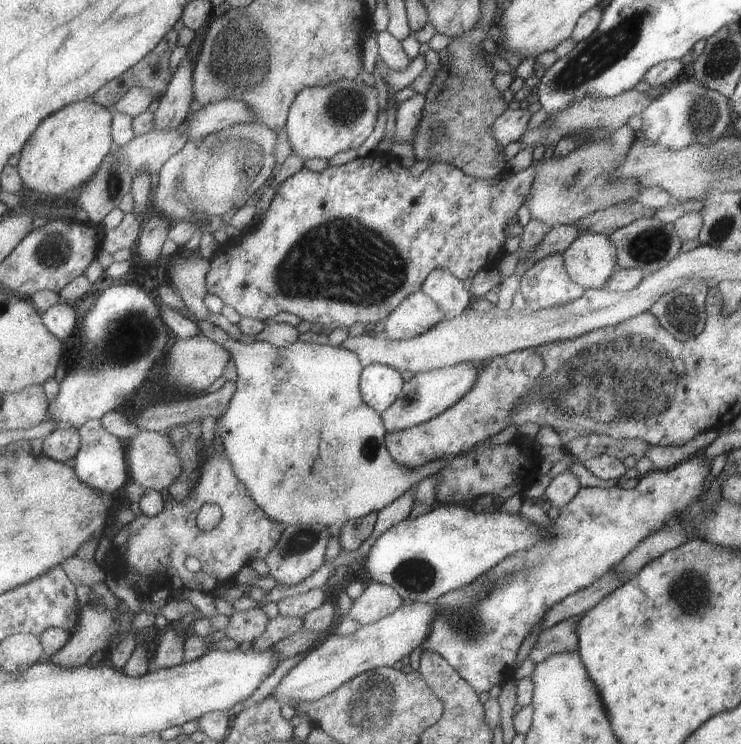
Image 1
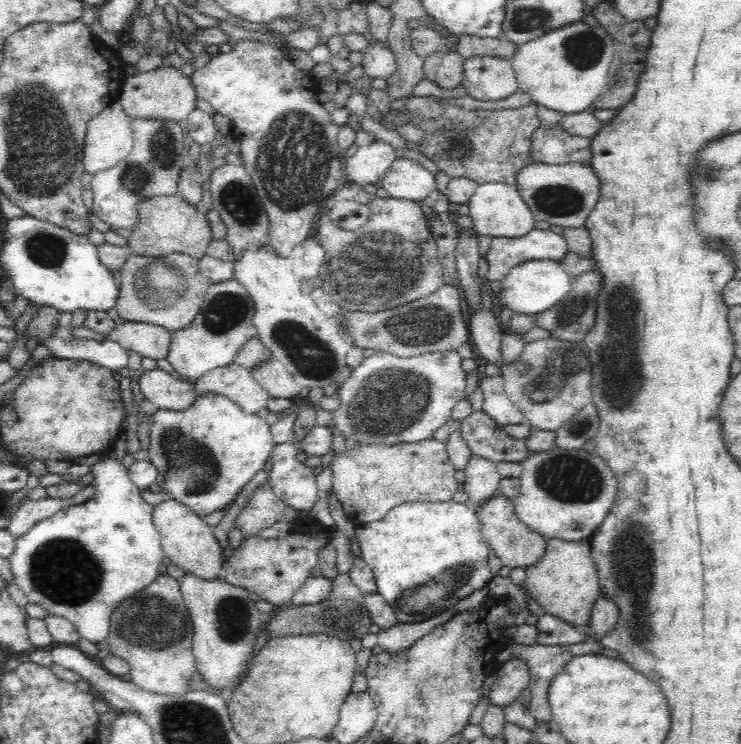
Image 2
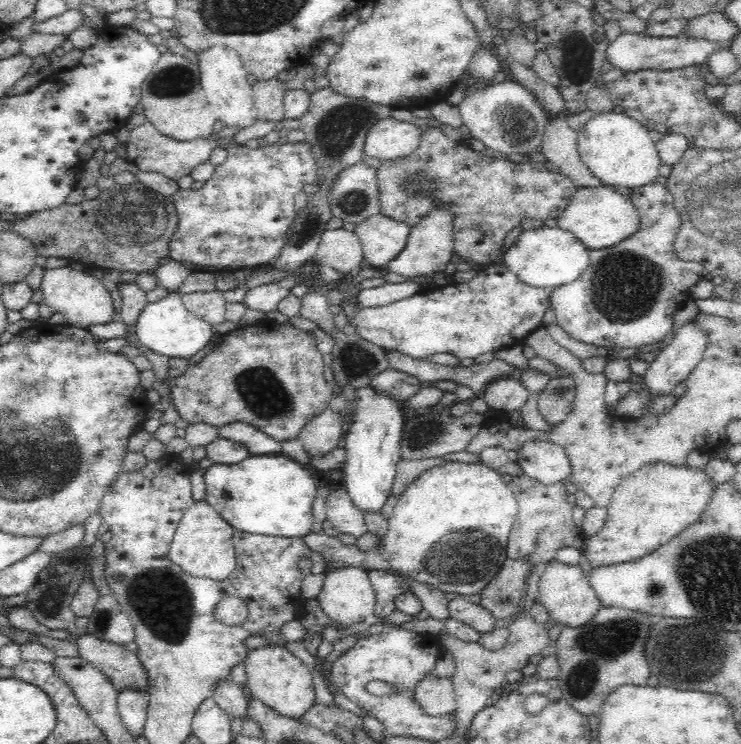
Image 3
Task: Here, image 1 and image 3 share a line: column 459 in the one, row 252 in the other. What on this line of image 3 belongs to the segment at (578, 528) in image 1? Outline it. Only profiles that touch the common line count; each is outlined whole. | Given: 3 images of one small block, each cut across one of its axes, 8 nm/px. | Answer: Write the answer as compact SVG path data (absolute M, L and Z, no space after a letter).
M650 183L631 190L631 201L640 215L640 228L632 236L617 245L589 250L589 265L572 282L550 290L550 304L555 311L556 322L570 338L596 347L612 348L614 344L622 349L651 346L663 340L673 328L675 313L690 297L690 287L699 280L709 277L707 270L692 261L678 259L672 251L672 242L680 226L680 217L673 203L672 193L666 185Z

